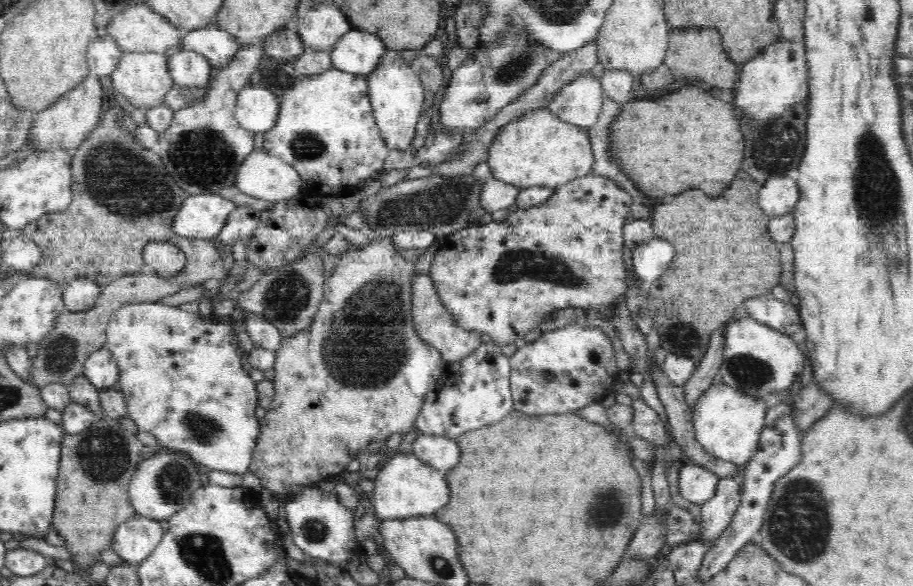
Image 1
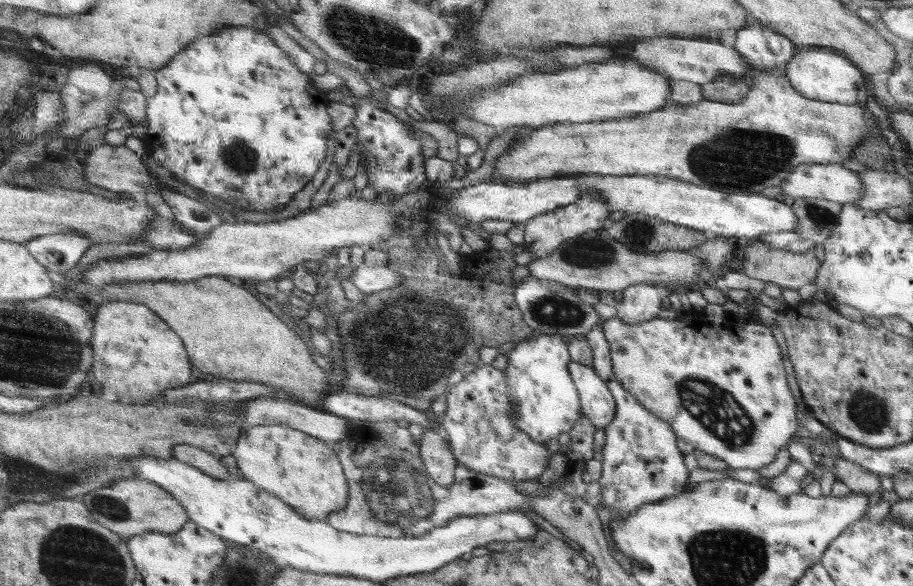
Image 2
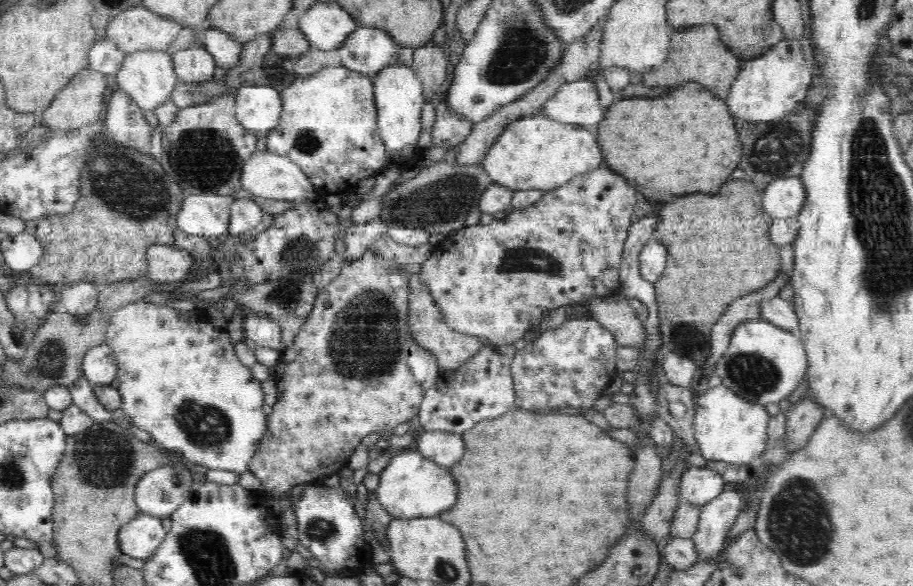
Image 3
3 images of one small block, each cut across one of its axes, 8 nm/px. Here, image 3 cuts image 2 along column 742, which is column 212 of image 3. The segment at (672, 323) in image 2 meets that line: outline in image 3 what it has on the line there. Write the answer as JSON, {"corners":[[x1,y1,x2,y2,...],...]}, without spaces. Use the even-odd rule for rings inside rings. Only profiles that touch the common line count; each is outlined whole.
{"corners":[[143,300,125,304,118,308,118,310,112,311,112,314,108,317,109,323,106,327,105,343,112,348,118,365,117,378,120,385,117,389,122,401,121,408,126,414,129,414,133,424,149,432,152,442,168,450,172,457,182,459,187,463,198,462,198,465,203,465,208,467,208,469,230,470,238,474,248,471,249,463,258,451,261,438,267,429,267,415,262,410,262,405,265,403,264,391,262,390,261,382,252,375,251,369,242,364,238,357,236,357,234,344,230,341,227,329,216,327,209,321,198,321,196,319,196,312,177,311,164,304,158,305]]}

